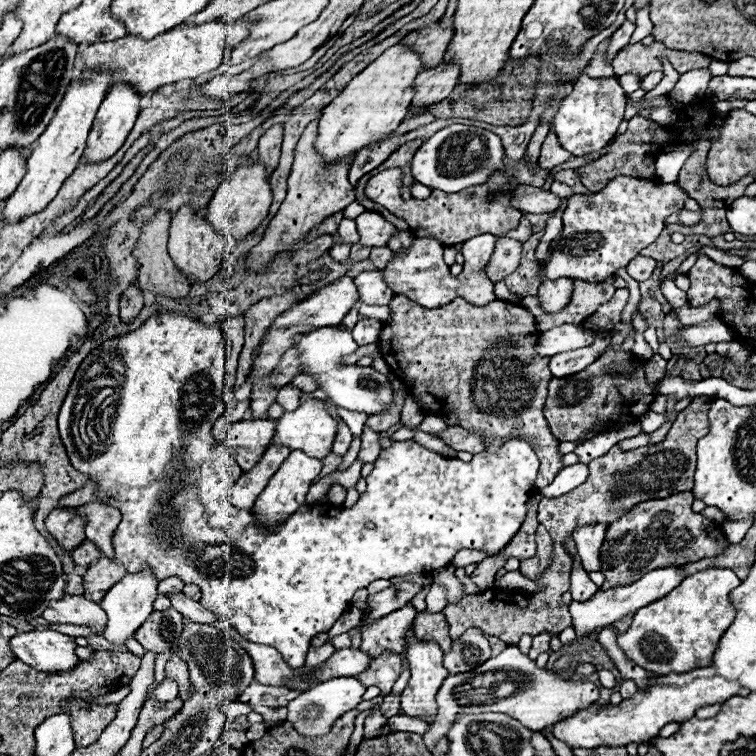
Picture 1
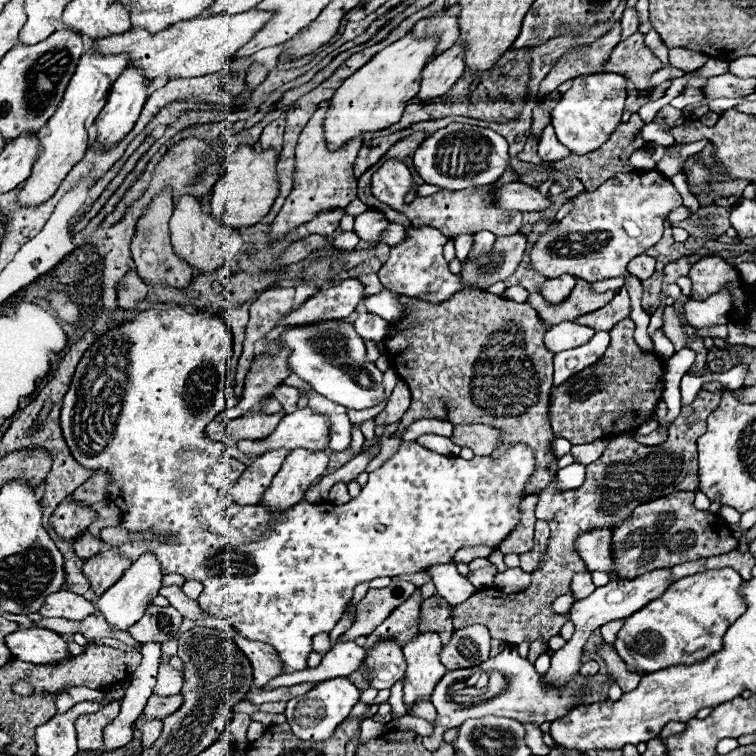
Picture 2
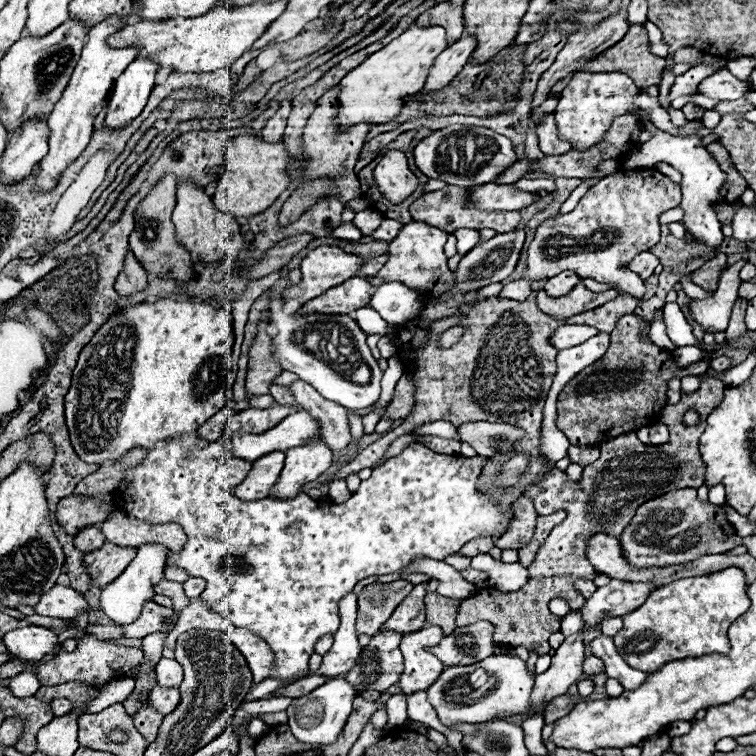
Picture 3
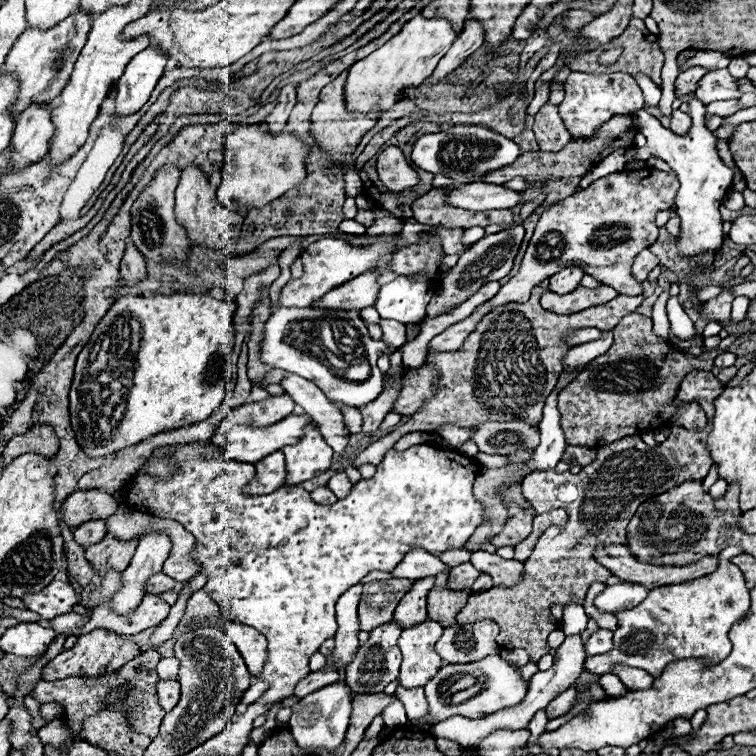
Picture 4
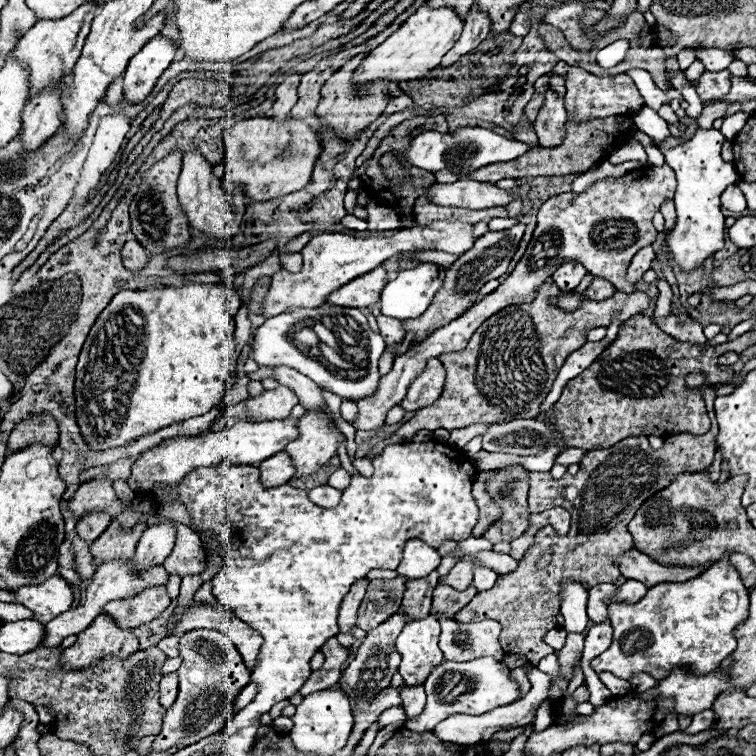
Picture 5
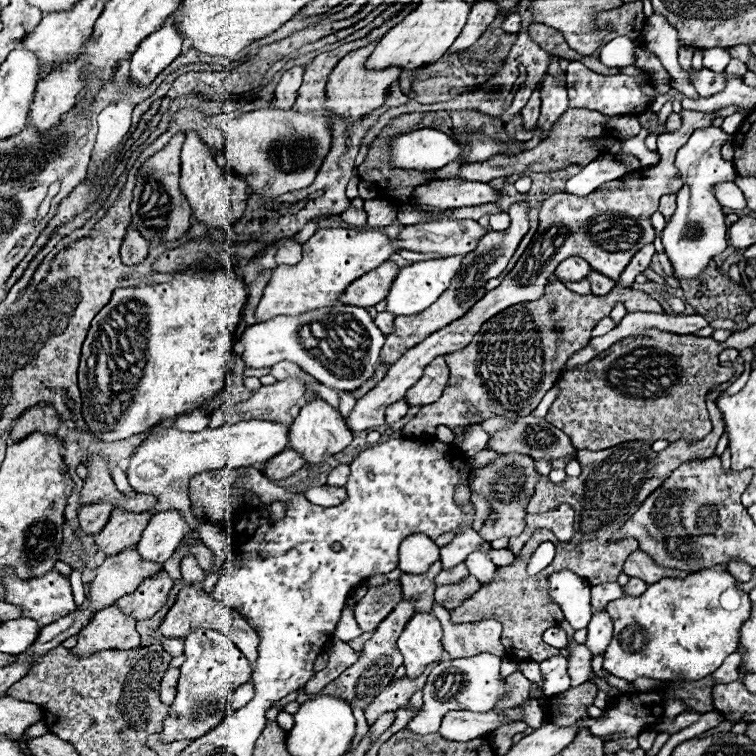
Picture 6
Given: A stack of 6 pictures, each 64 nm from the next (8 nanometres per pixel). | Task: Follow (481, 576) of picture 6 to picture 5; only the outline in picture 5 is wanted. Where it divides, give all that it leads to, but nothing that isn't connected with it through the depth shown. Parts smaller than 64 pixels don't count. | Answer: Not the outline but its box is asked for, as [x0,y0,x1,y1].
[474,564,498,592]

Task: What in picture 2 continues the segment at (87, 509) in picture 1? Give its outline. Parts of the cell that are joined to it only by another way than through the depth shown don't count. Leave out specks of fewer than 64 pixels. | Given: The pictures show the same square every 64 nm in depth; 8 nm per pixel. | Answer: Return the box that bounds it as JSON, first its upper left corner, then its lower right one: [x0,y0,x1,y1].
[88,502,122,544]

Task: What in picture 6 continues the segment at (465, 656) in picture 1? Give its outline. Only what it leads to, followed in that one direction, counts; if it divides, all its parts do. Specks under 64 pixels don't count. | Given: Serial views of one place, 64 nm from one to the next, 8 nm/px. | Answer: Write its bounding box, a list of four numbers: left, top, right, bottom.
[432,606,506,658]

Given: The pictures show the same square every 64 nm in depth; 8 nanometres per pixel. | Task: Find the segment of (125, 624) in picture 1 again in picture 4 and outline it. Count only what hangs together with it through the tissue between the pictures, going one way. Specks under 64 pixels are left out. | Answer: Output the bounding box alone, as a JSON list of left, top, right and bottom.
[108,534,170,616]

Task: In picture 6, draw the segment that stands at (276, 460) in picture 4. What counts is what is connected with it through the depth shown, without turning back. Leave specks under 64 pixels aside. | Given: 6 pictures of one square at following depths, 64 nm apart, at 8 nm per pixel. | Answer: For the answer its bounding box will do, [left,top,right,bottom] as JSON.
[262,450,304,482]

